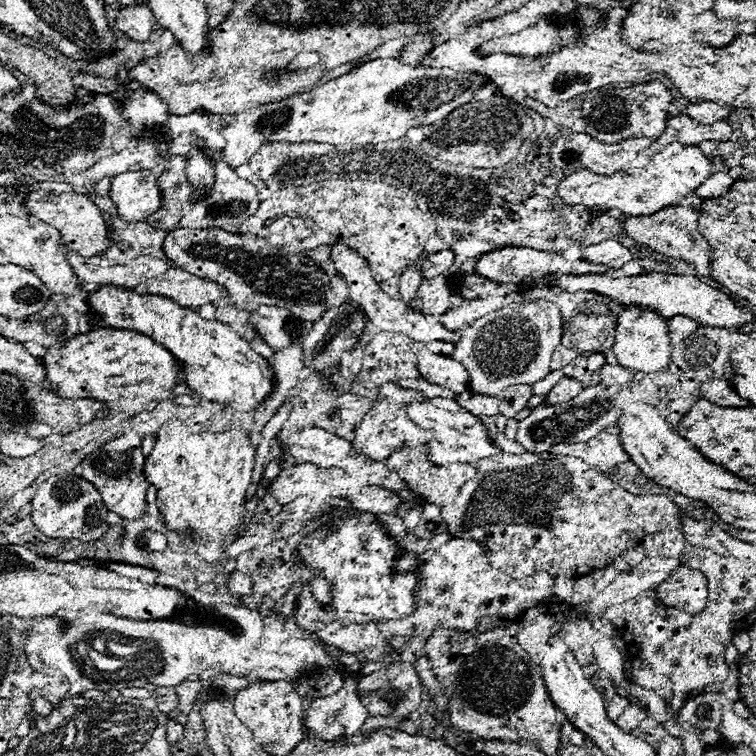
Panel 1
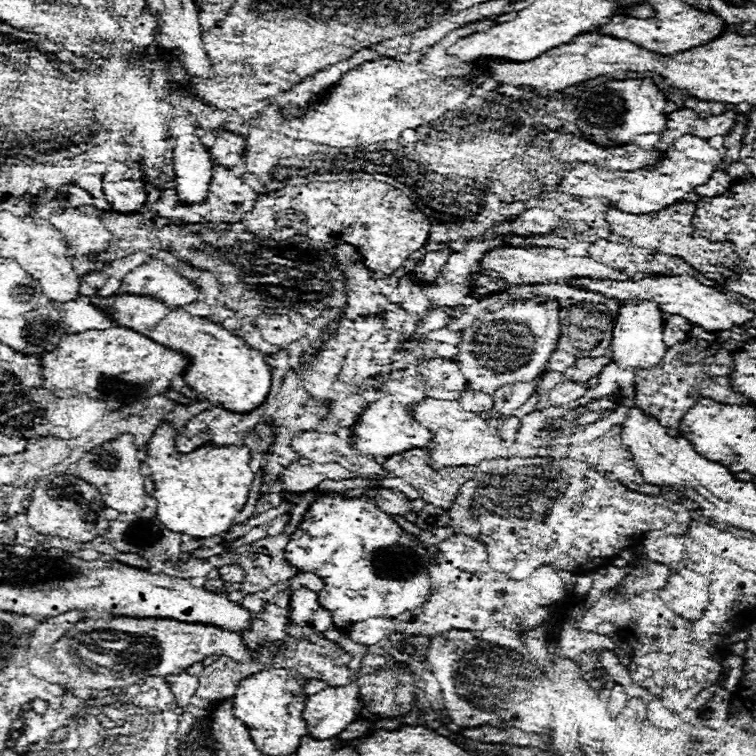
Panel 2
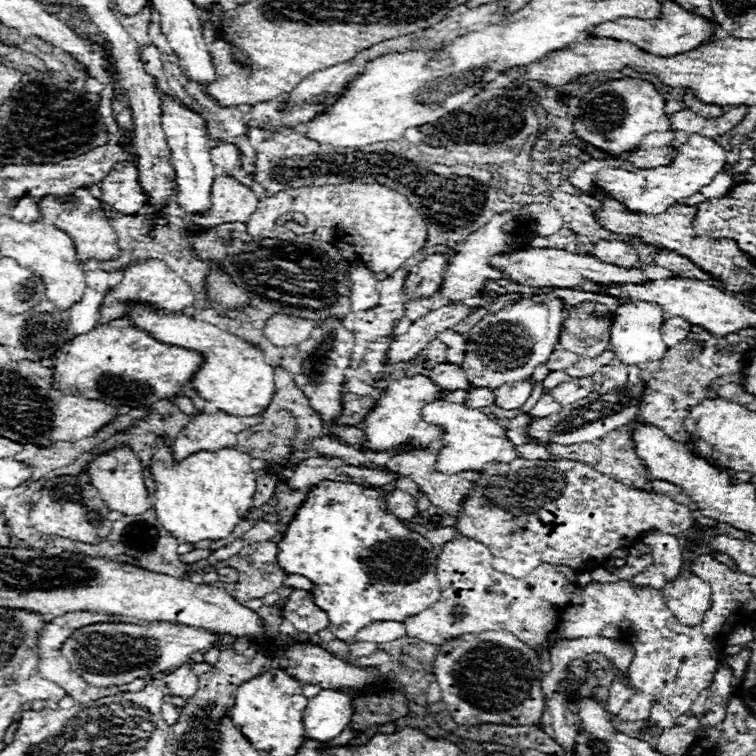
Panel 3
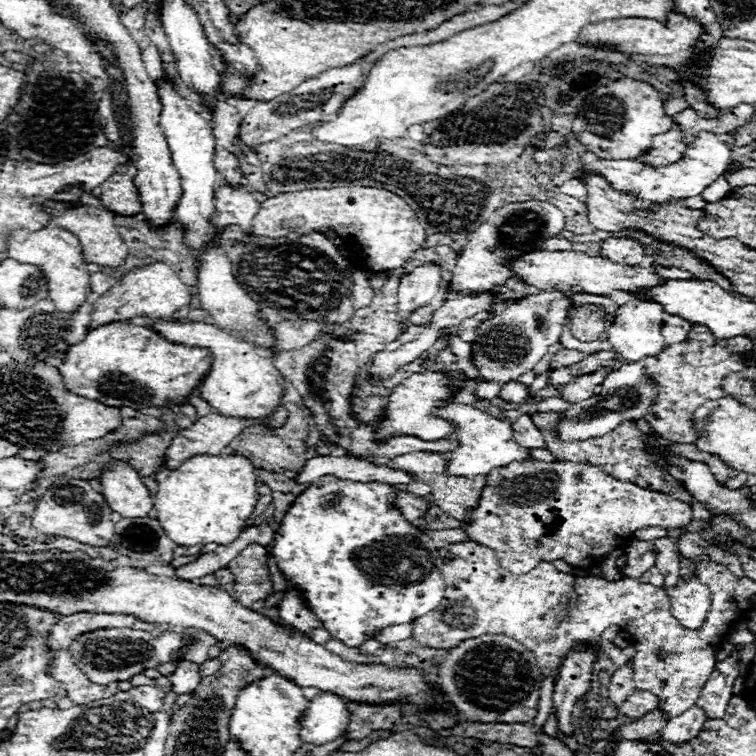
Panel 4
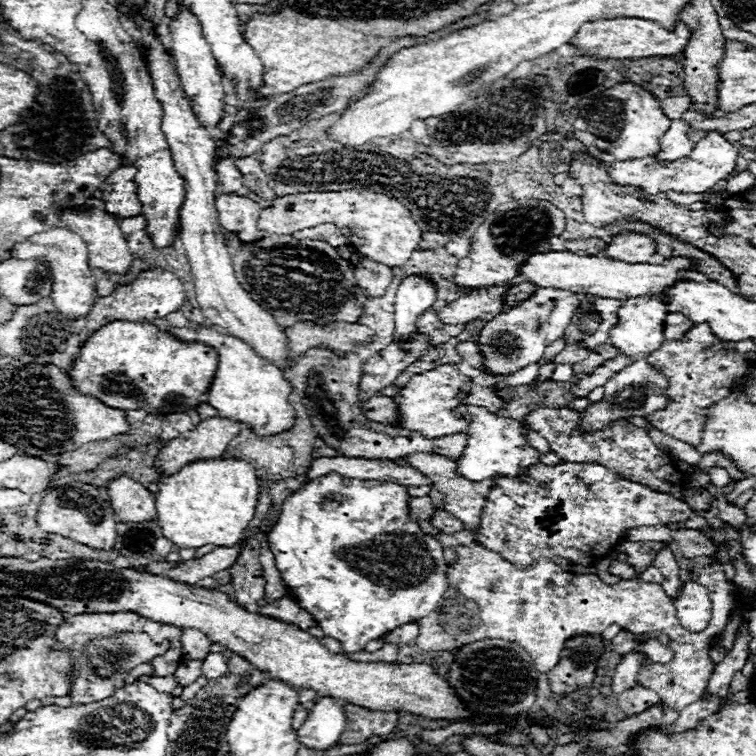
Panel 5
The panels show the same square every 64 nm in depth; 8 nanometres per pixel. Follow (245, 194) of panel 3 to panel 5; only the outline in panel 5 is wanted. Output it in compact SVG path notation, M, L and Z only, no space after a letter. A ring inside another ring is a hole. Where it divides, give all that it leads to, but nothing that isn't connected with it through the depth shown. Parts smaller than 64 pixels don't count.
M216 194L216 210L220 226L228 232L238 232L240 240L252 242L266 236L256 228L262 208L248 196Z

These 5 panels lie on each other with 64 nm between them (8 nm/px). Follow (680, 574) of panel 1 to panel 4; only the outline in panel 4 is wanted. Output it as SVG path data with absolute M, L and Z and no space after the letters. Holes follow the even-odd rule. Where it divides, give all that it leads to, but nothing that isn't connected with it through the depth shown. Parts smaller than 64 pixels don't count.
M696 576L680 578L676 588L666 588L670 598L672 616L690 630L700 628L706 622L706 614L710 610L710 590Z

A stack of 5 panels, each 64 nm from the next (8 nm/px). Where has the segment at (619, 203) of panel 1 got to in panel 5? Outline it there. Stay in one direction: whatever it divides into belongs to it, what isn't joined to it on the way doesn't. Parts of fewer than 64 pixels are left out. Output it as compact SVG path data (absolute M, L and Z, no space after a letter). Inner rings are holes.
M708 132L692 150L690 156L674 162L656 162L656 158L644 160L624 160L620 164L604 164L608 176L620 186L636 186L644 196L660 196L662 192L680 192L680 194L700 194L712 189L720 180L728 180L736 166L736 146L718 144L718 140L728 142L718 132ZM736 152L736 154L734 154ZM704 176L704 178L702 178Z

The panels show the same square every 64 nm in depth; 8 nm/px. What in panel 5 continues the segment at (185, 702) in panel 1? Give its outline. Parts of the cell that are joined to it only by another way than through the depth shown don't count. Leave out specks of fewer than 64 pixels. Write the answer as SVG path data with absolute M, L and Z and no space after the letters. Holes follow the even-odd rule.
M184 658L182 664L180 664L180 668L174 674L176 684L182 686L182 688L190 686L192 682L196 682L200 678L200 668L202 668L202 662L200 660L186 660Z

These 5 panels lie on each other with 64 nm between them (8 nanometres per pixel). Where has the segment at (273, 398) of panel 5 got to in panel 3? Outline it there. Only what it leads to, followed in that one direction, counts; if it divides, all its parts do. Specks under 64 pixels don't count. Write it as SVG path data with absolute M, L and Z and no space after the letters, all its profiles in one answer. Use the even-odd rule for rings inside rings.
M128 302L126 308L128 308L126 320L132 320L136 328L152 334L160 342L186 350L198 350L204 356L204 364L190 380L200 398L208 402L216 402L218 410L224 410L226 414L232 416L254 416L260 414L270 404L276 388L274 370L272 366L266 364L262 352L256 346L210 322L196 320L182 312L166 314L160 308L152 308L150 304L140 304L140 302Z

